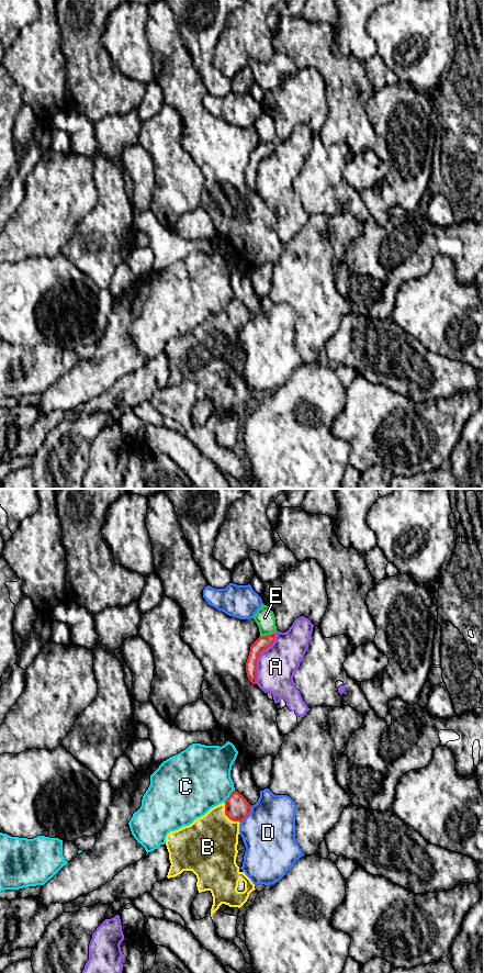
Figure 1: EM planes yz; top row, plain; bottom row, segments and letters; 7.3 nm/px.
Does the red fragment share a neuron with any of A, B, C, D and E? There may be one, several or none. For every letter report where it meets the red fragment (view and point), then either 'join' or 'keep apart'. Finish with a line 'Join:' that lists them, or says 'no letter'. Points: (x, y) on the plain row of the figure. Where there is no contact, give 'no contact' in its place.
A: meets red in yz at (258, 165); keep apart
B: meets red in yz at (227, 324); join
C: meets red in yz at (229, 304); keep apart
D: meets red in yz at (248, 322); keep apart
E: meets red in yz at (267, 143); keep apart
Join: B

